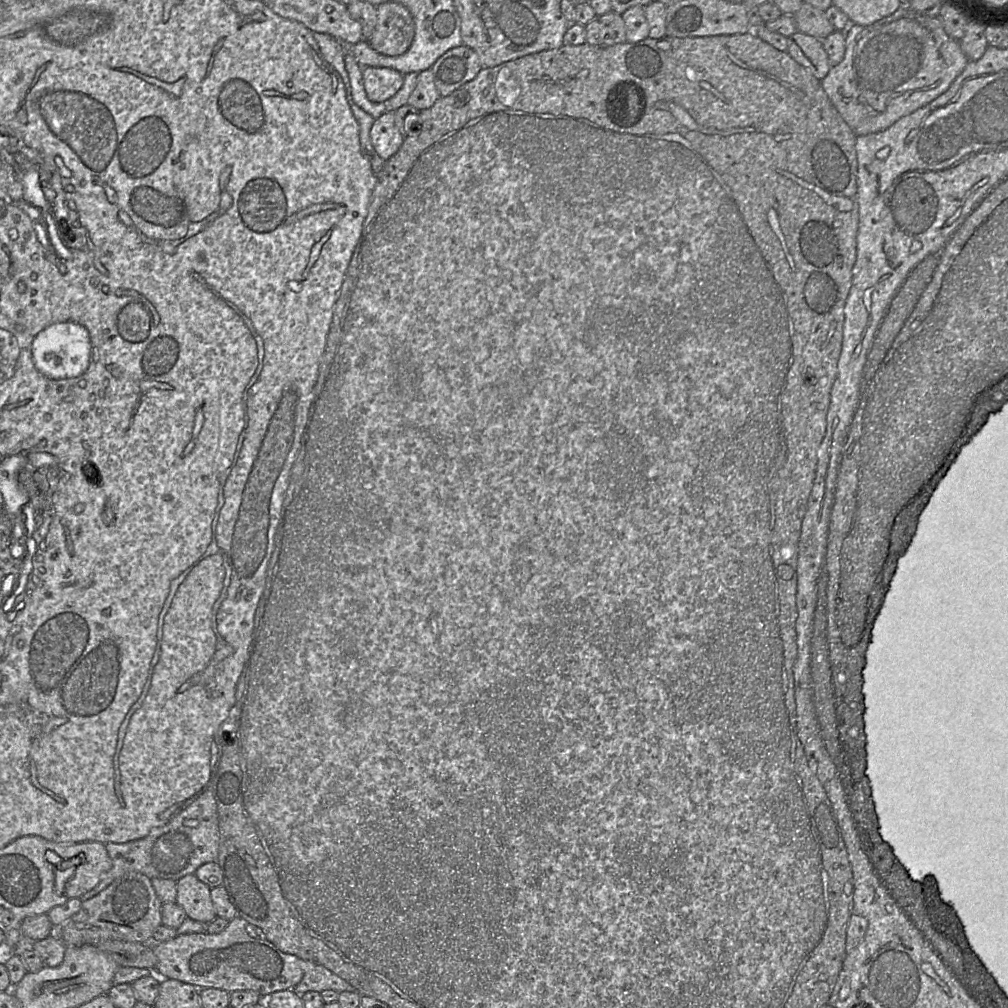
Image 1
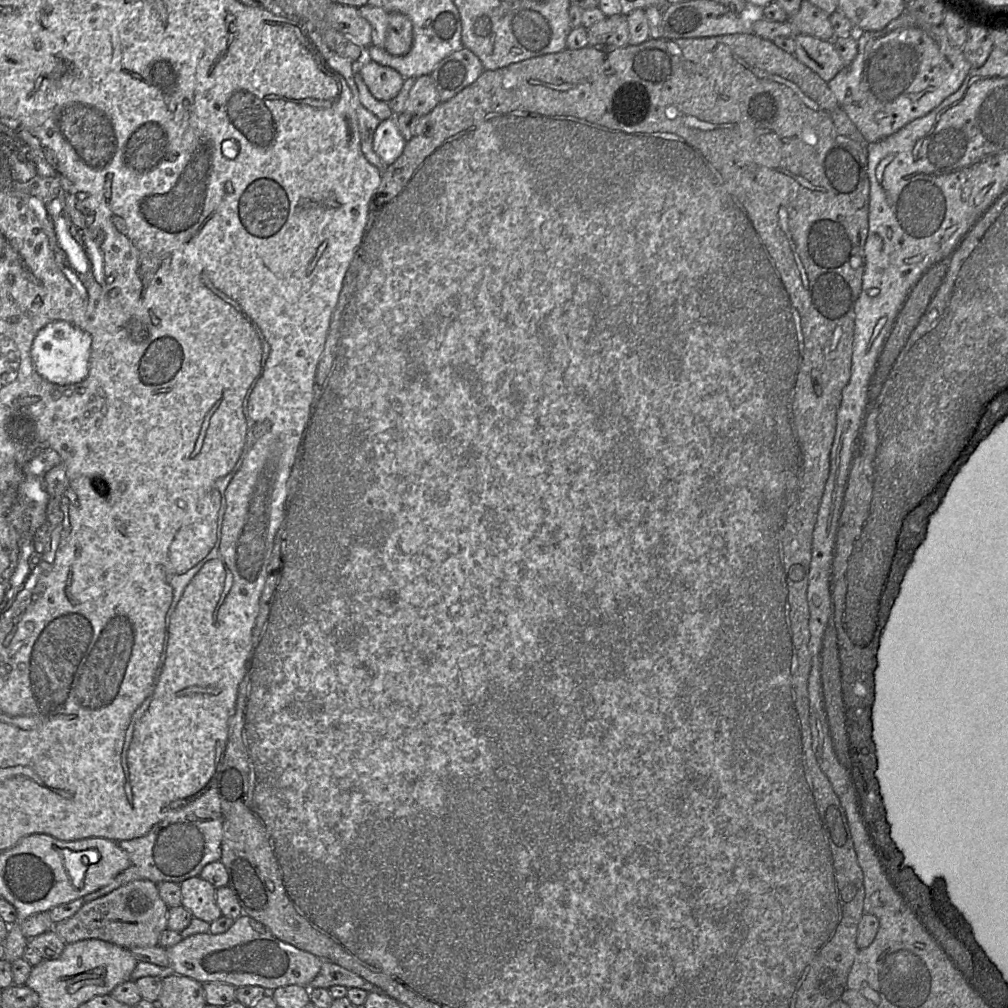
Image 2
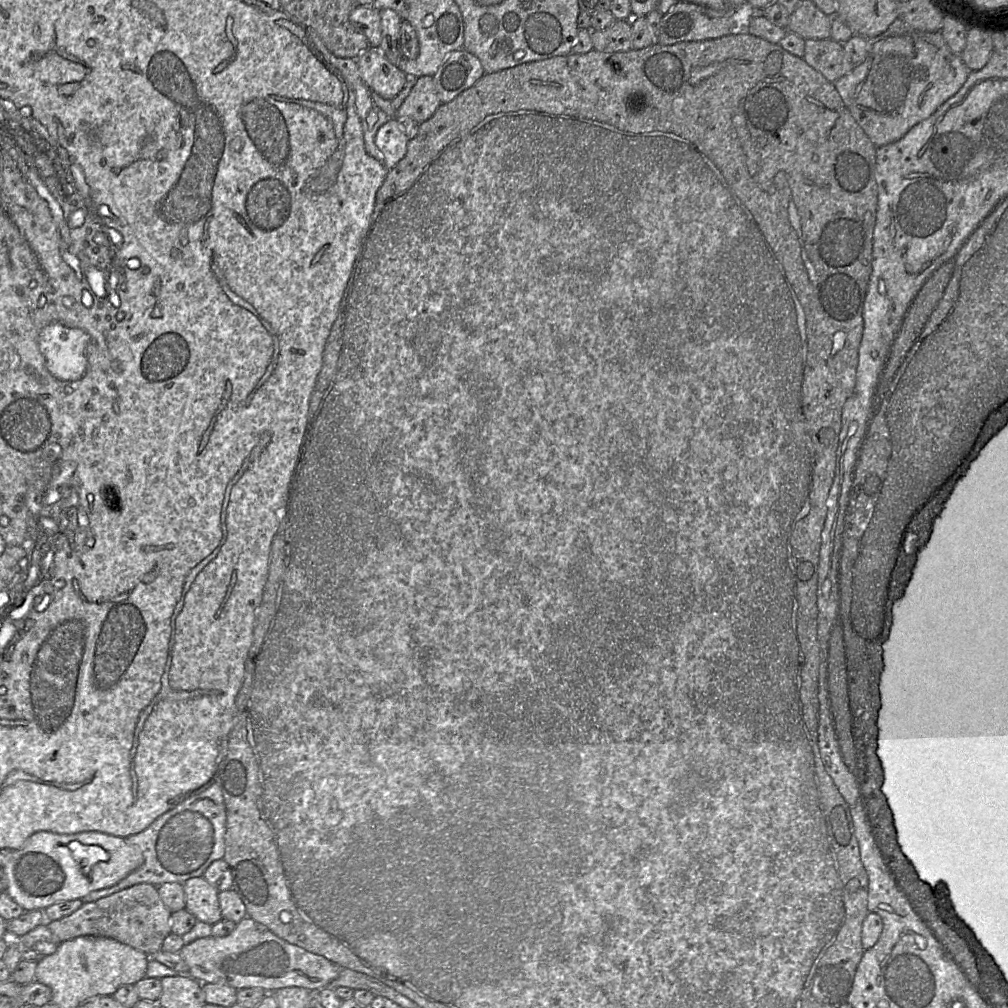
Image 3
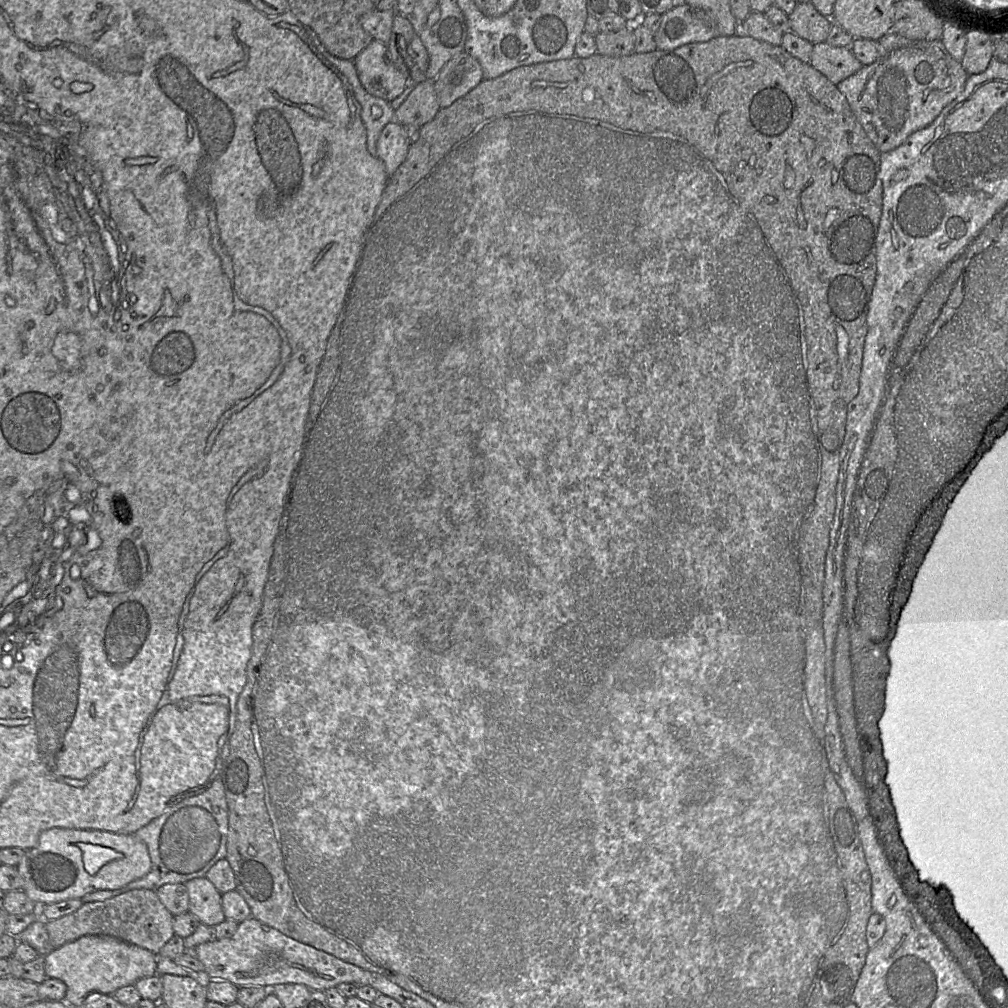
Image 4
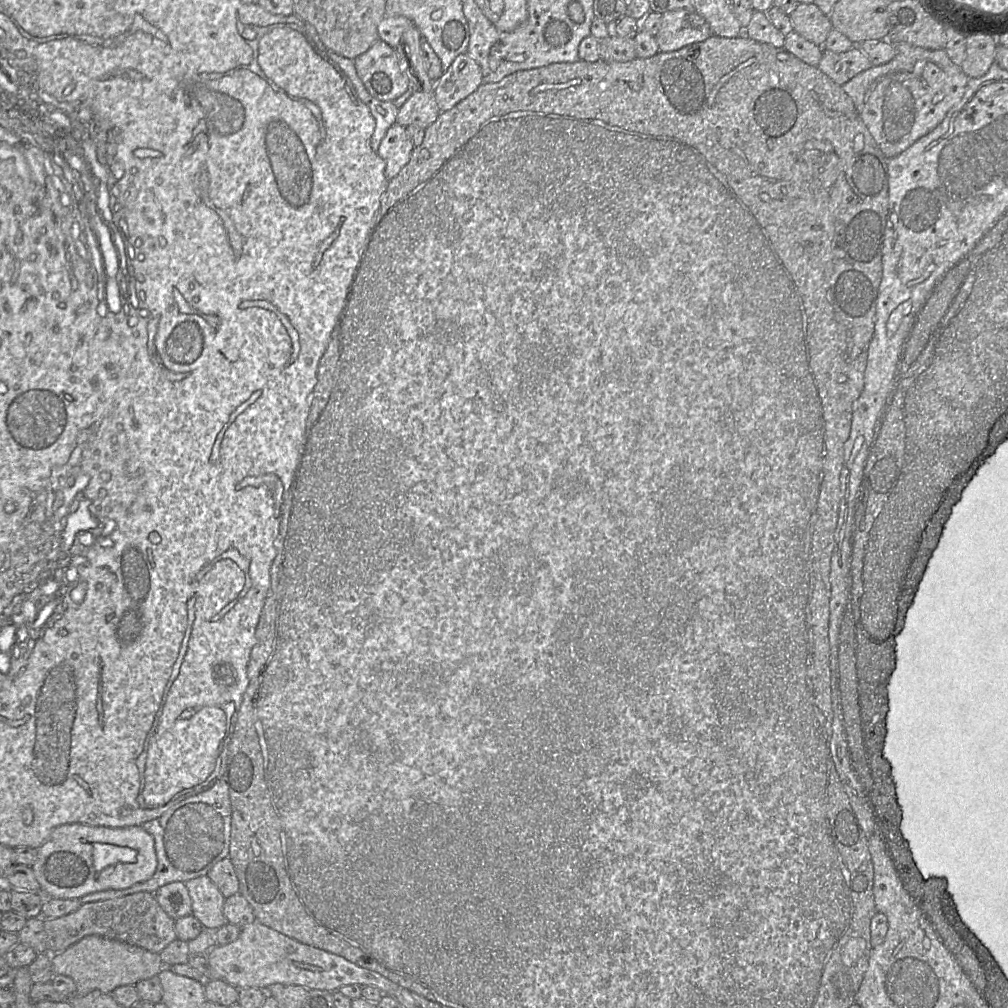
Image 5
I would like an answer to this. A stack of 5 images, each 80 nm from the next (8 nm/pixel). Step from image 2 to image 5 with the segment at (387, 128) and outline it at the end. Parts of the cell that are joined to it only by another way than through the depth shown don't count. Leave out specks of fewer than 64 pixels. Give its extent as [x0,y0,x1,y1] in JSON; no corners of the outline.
[376,123,413,180]

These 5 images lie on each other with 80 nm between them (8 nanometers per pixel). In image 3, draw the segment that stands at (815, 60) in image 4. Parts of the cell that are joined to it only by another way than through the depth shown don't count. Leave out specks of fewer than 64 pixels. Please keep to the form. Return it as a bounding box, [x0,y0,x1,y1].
[802,38,855,83]

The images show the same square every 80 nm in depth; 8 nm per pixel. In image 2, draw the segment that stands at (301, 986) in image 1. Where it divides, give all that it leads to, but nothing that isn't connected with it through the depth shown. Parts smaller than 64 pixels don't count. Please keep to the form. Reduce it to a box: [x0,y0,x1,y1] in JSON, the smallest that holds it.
[306,961,382,993]

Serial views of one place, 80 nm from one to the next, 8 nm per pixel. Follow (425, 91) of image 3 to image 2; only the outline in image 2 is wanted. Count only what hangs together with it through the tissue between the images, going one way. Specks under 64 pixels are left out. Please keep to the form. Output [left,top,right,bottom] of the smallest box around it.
[405,75,440,116]

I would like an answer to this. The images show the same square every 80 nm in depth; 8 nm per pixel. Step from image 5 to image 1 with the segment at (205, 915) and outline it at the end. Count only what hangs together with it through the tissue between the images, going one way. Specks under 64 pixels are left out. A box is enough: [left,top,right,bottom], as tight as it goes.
[175,874,217,923]

